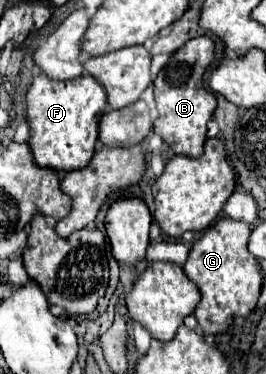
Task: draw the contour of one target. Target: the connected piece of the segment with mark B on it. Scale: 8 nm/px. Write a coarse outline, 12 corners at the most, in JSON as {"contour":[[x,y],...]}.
{"contour":[[214,40],[174,52],[154,80],[154,130],[198,158],[216,96],[204,88]]}

